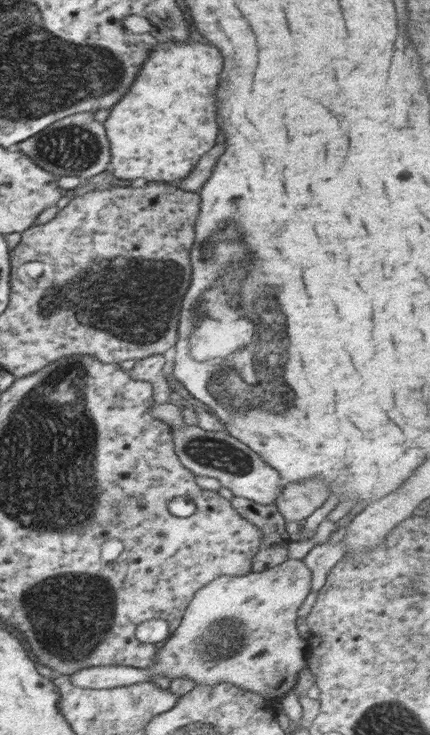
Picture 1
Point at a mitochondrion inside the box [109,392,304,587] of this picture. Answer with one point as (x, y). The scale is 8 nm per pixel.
(217, 454)

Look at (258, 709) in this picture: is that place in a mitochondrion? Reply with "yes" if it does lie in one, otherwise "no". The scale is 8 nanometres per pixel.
no

